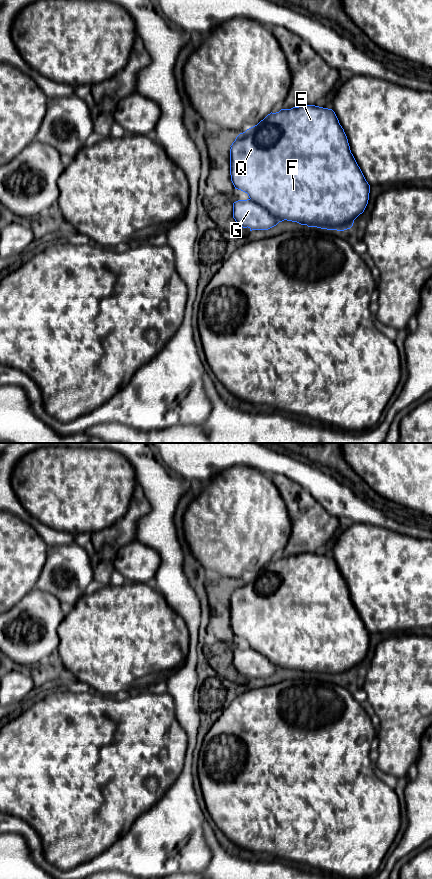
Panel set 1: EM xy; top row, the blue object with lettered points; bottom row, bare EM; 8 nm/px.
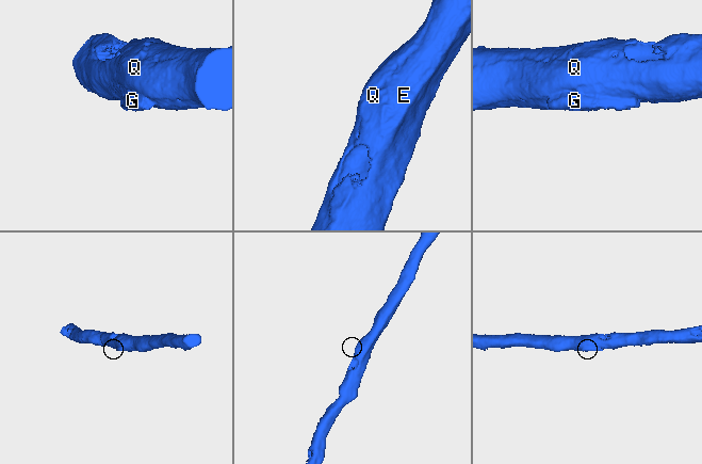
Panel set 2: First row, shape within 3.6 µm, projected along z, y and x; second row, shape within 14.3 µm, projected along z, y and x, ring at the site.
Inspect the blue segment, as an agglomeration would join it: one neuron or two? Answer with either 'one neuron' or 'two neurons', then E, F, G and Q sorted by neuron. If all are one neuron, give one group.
two neurons | E F Q / G

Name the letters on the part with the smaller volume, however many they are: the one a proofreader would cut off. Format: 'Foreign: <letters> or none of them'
Foreign: G

